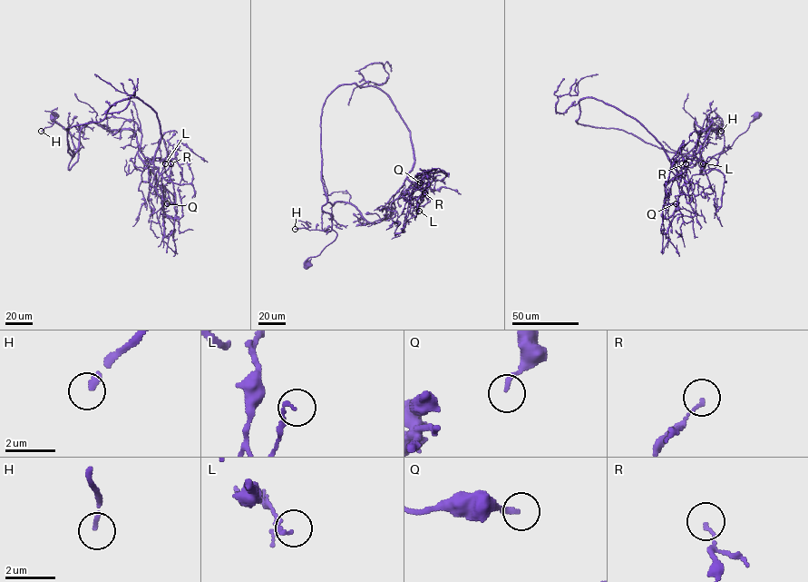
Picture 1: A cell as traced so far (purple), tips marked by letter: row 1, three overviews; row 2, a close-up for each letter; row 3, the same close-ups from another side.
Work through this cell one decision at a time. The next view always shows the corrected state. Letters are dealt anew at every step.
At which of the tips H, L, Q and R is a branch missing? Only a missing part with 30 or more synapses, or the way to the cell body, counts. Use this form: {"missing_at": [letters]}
{"missing_at": ["H"]}

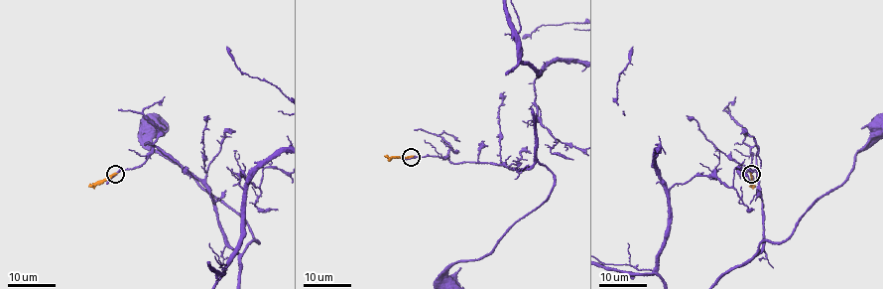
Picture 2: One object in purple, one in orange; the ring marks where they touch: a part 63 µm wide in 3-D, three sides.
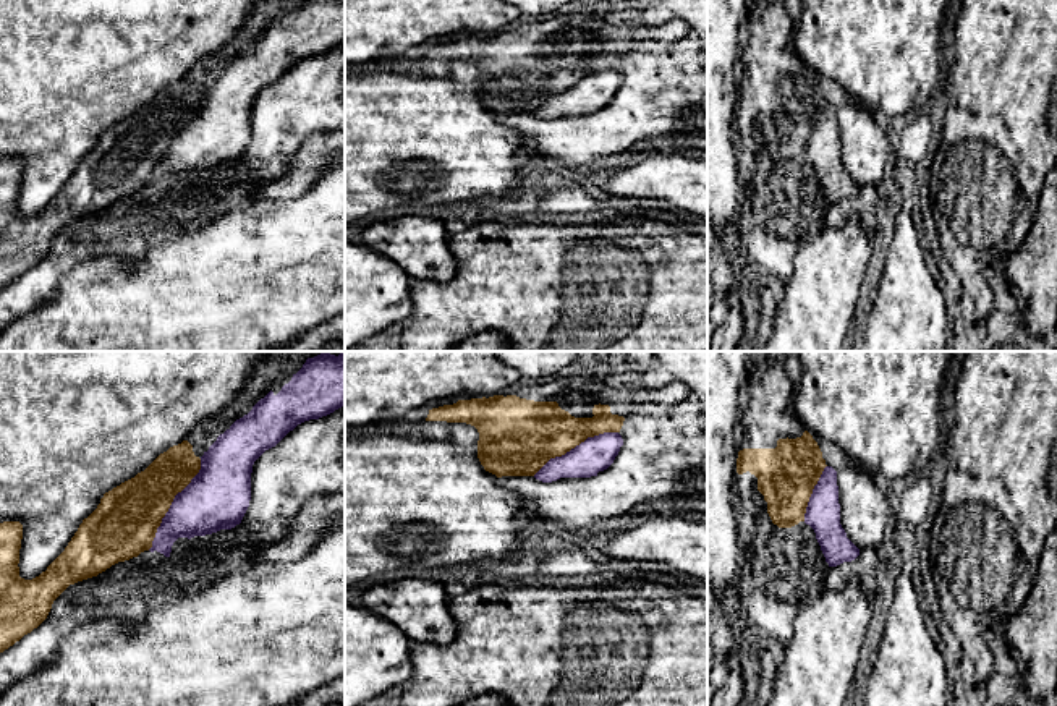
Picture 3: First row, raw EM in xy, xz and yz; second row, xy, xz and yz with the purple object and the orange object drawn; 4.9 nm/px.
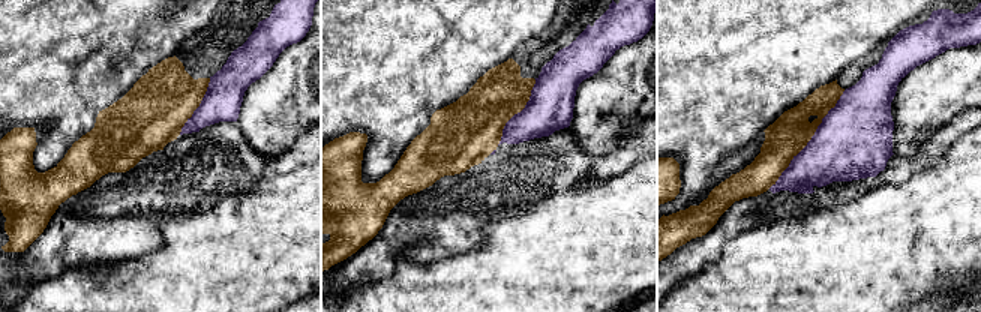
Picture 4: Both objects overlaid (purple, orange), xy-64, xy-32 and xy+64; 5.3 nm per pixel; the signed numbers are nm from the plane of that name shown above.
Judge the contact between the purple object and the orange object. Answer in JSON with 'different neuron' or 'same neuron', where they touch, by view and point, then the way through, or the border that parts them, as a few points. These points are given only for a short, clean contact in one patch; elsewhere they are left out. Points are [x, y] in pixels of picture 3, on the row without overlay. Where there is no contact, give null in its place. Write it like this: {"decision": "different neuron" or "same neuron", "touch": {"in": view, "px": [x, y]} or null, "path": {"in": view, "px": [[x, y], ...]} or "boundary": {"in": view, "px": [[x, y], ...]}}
{"decision": "different neuron", "touch": {"in": "xy", "px": [172, 141]}}

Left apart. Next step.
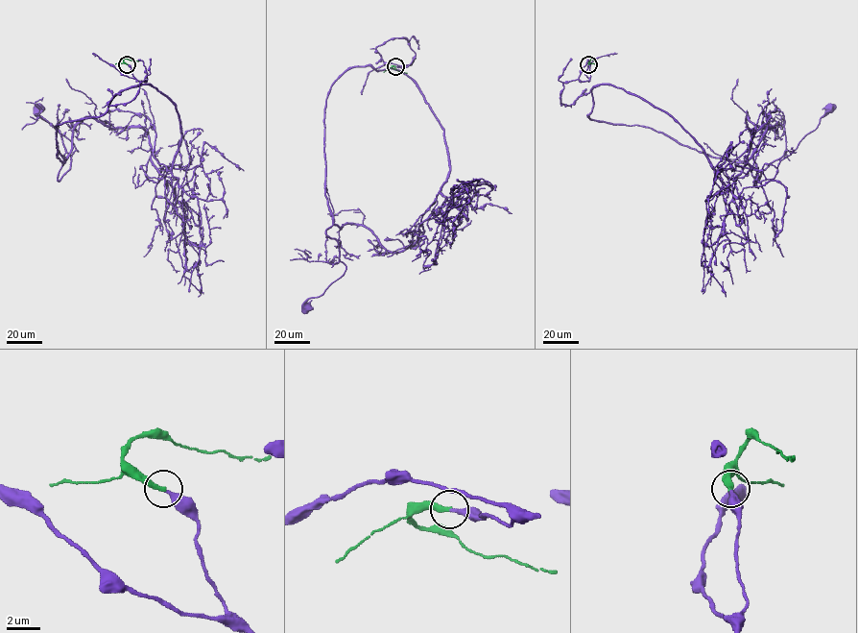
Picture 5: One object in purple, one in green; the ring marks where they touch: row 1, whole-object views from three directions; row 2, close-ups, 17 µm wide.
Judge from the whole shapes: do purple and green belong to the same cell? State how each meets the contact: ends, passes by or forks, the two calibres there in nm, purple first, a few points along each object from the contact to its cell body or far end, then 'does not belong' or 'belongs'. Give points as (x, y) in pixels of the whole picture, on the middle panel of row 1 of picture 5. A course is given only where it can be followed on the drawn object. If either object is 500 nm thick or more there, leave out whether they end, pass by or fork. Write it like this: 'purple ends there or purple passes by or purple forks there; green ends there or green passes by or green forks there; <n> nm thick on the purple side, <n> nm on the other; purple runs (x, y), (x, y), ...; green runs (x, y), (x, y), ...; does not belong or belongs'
purple ends there; green ends there; 300 nm thick on the purple side, 320 nm on the other; purple runs (395, 66), (406, 38), (331, 86), (325, 233), (345, 270), (304, 306); green runs (395, 66), (391, 67), (407, 73); belongs

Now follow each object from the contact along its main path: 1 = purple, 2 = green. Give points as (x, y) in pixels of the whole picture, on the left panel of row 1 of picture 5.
1: (128, 64), (147, 79), (131, 101), (57, 125), (59, 181), (78, 151), (36, 108)
2: (128, 64), (123, 60), (125, 59), (138, 60)

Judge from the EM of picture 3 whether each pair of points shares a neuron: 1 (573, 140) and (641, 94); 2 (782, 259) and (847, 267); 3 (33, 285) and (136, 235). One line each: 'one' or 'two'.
1: one
2: two
3: one

